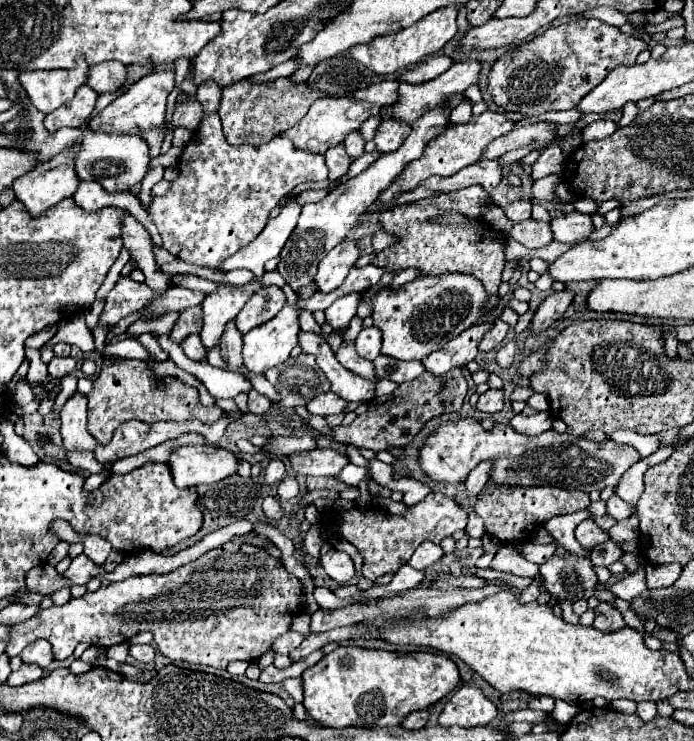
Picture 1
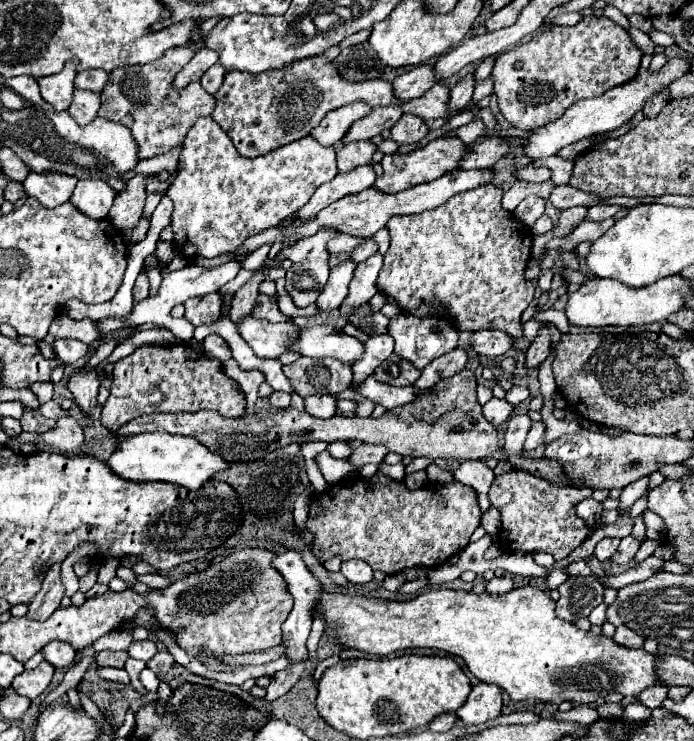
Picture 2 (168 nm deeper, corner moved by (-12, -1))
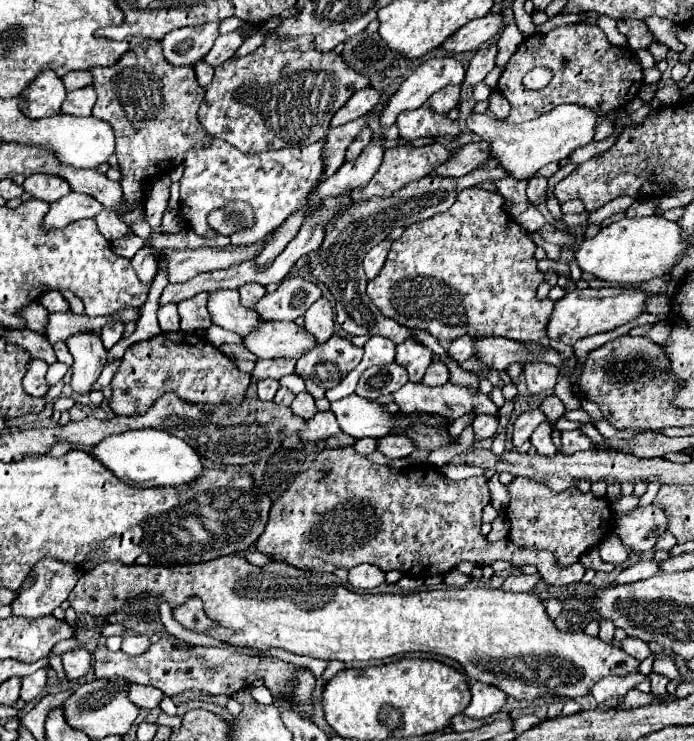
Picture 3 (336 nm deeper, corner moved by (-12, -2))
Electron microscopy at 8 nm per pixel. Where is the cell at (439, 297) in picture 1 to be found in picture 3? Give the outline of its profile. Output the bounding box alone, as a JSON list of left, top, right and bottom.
[396,339,434,383]

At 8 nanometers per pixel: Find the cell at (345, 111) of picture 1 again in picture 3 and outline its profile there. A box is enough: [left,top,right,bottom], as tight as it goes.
[330,85,382,127]

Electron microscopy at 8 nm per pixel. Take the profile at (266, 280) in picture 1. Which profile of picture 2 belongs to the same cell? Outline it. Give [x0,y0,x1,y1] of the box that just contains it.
[238,316,300,358]

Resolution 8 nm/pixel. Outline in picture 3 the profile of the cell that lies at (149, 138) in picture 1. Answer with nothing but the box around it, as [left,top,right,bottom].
[90,41,212,241]

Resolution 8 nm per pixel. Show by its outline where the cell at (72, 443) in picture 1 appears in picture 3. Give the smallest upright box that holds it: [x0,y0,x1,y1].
[66,331,106,393]

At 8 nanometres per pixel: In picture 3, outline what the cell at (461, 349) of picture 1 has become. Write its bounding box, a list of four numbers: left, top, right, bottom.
[422,359,450,387]

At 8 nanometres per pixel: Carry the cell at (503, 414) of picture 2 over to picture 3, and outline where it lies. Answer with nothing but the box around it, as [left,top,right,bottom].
[472,417,498,439]

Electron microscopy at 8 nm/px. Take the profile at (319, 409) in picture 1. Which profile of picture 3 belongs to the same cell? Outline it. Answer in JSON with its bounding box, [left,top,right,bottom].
[290,391,316,419]

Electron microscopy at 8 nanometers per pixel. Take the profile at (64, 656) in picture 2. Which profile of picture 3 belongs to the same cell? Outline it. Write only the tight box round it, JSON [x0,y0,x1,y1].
[62,649,92,681]

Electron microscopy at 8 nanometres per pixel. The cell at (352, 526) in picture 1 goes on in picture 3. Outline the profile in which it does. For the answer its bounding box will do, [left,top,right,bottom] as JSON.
[256,447,586,585]

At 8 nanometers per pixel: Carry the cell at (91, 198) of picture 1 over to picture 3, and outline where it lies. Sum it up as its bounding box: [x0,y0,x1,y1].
[42,193,100,231]

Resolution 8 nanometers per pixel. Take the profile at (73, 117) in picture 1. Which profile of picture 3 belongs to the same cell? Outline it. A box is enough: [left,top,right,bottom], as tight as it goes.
[62,85,96,117]

